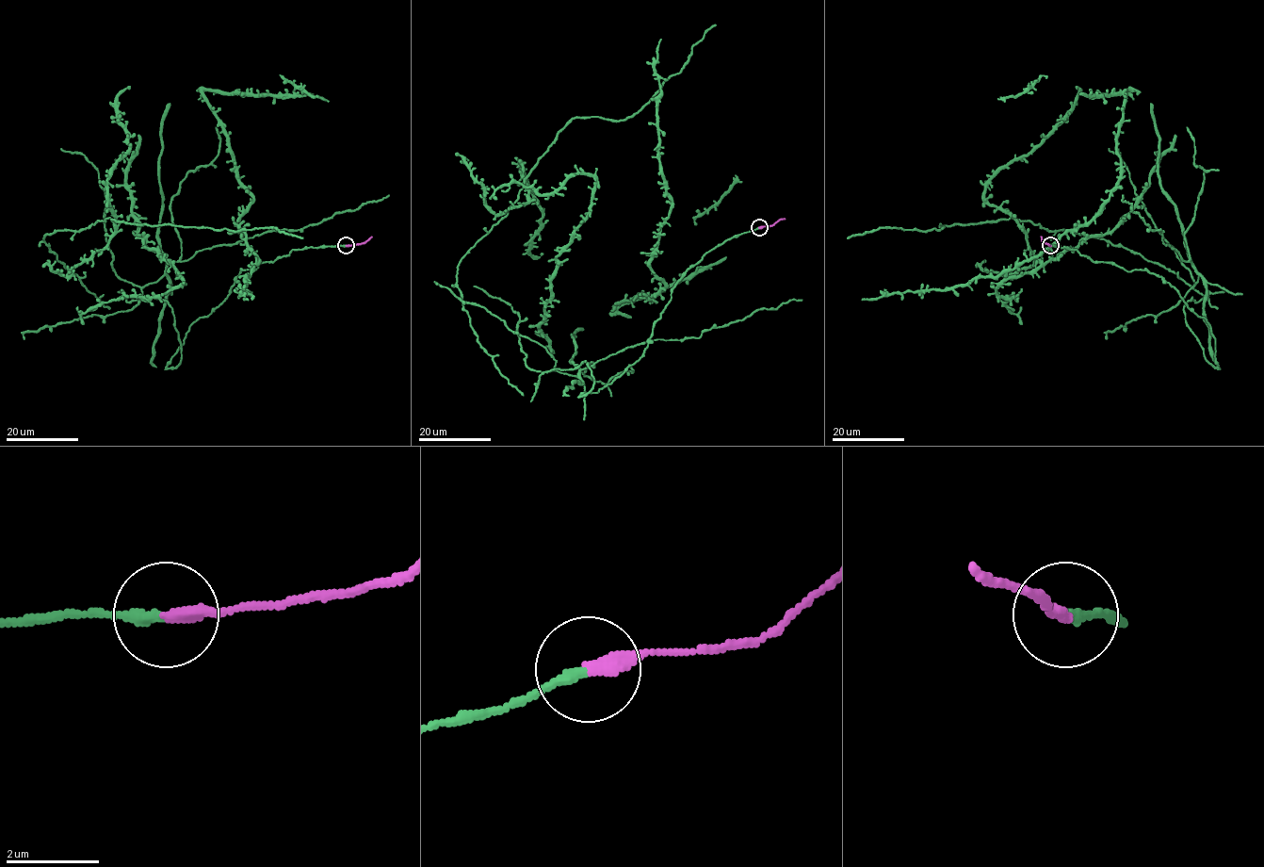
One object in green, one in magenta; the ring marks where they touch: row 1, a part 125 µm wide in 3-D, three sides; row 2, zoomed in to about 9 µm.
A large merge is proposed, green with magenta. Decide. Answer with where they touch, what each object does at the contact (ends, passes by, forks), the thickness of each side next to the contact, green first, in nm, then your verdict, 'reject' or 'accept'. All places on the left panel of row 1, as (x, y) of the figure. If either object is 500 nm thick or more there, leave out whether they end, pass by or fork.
(346, 245) | green ends | magenta ends | 240/280 nm | accept

